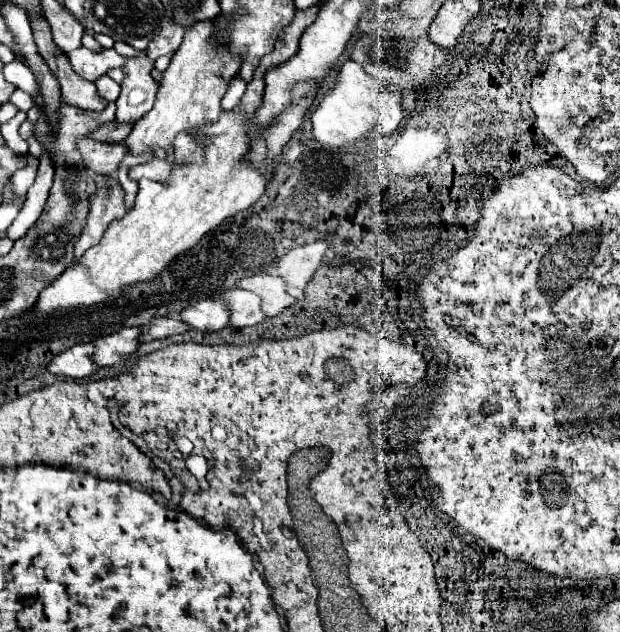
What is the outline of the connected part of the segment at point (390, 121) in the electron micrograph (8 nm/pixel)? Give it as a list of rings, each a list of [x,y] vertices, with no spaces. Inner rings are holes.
[[[346,61],[338,73],[336,85],[324,93],[310,119],[316,141],[340,149],[344,145],[352,145],[352,141],[358,139],[358,133],[362,133],[362,139],[374,129],[378,129],[380,135],[390,135],[400,125],[402,117],[404,111],[400,107],[400,91],[392,85],[380,85],[362,69],[360,63]]]

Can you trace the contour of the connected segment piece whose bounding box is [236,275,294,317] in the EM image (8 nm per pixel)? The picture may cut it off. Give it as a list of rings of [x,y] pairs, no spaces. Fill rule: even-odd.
[[[252,275],[252,277],[242,277],[236,287],[246,289],[256,293],[262,299],[262,313],[266,313],[268,317],[274,317],[278,313],[282,313],[286,307],[294,305],[294,299],[288,297],[286,289],[284,289],[284,281],[280,281],[280,277],[272,277],[272,275]]]

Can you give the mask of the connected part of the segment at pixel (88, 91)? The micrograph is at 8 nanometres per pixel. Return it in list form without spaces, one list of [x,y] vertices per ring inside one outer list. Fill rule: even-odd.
[[[54,49],[54,57],[56,57],[56,65],[58,65],[58,81],[60,81],[60,89],[62,89],[62,101],[66,105],[72,105],[72,107],[78,107],[84,111],[100,111],[108,105],[106,99],[98,97],[94,83],[90,83],[74,73],[64,51]]]

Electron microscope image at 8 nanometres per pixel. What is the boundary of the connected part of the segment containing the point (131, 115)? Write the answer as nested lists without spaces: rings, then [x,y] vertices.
[[[146,51],[126,59],[122,67],[124,81],[120,83],[122,93],[116,101],[118,123],[134,123],[144,115],[144,111],[148,113],[152,109],[158,91],[158,83],[152,79],[152,69],[154,61],[148,57]]]

